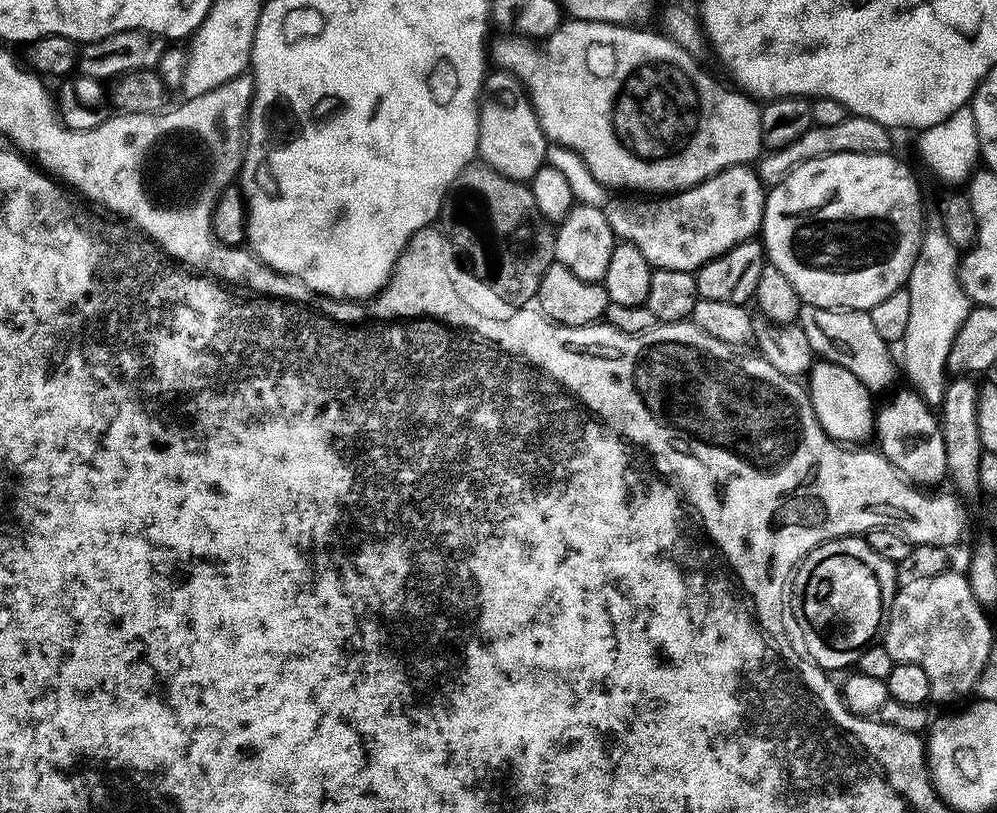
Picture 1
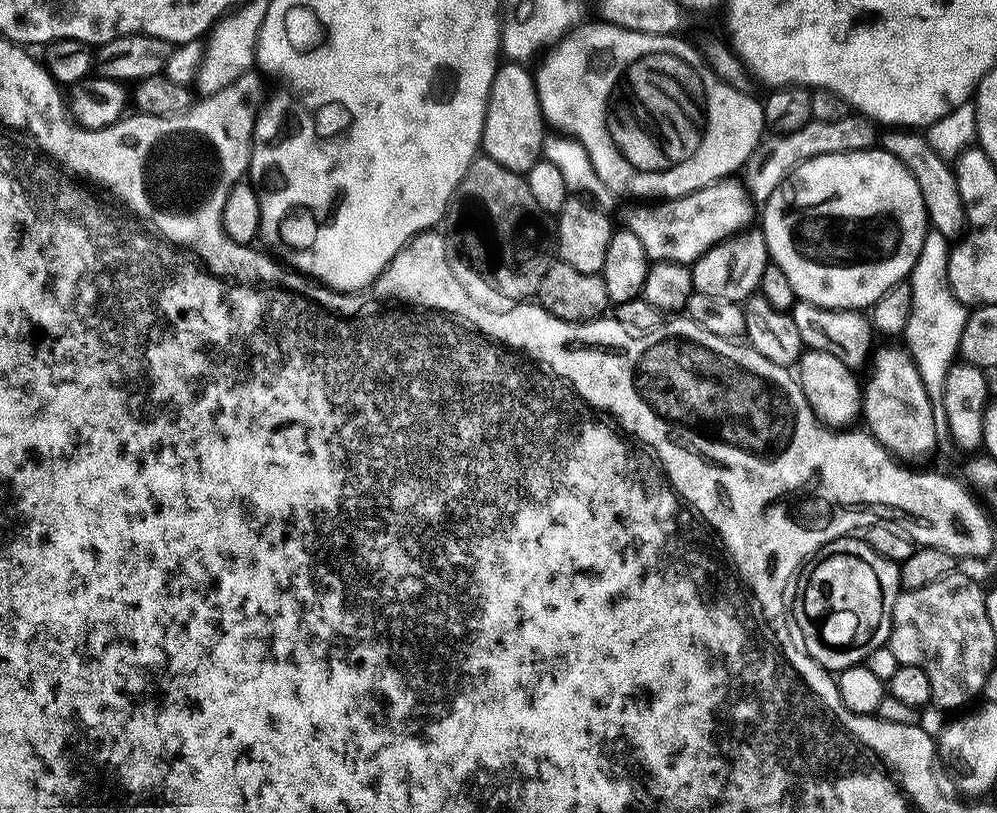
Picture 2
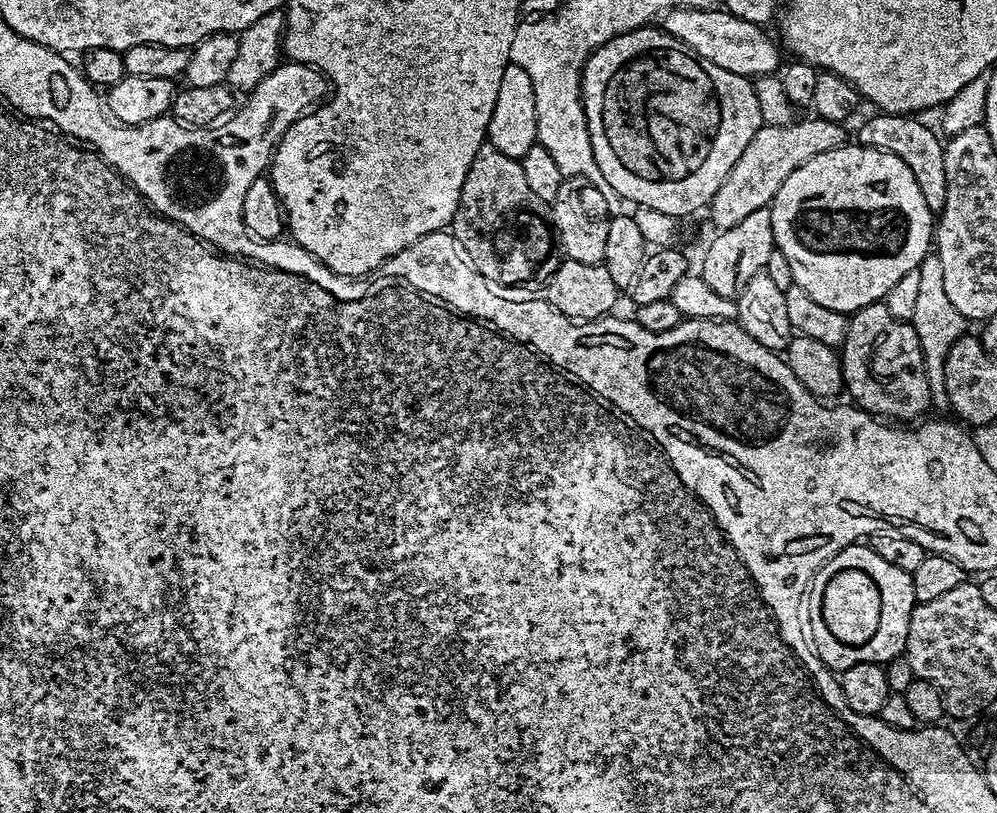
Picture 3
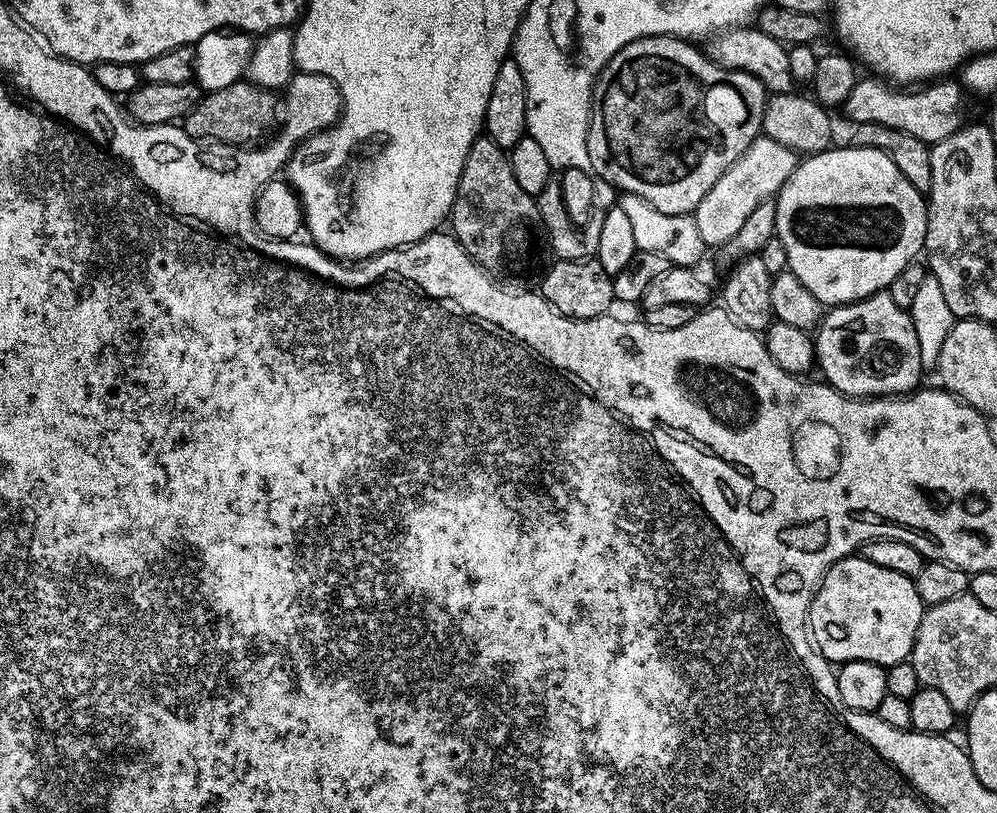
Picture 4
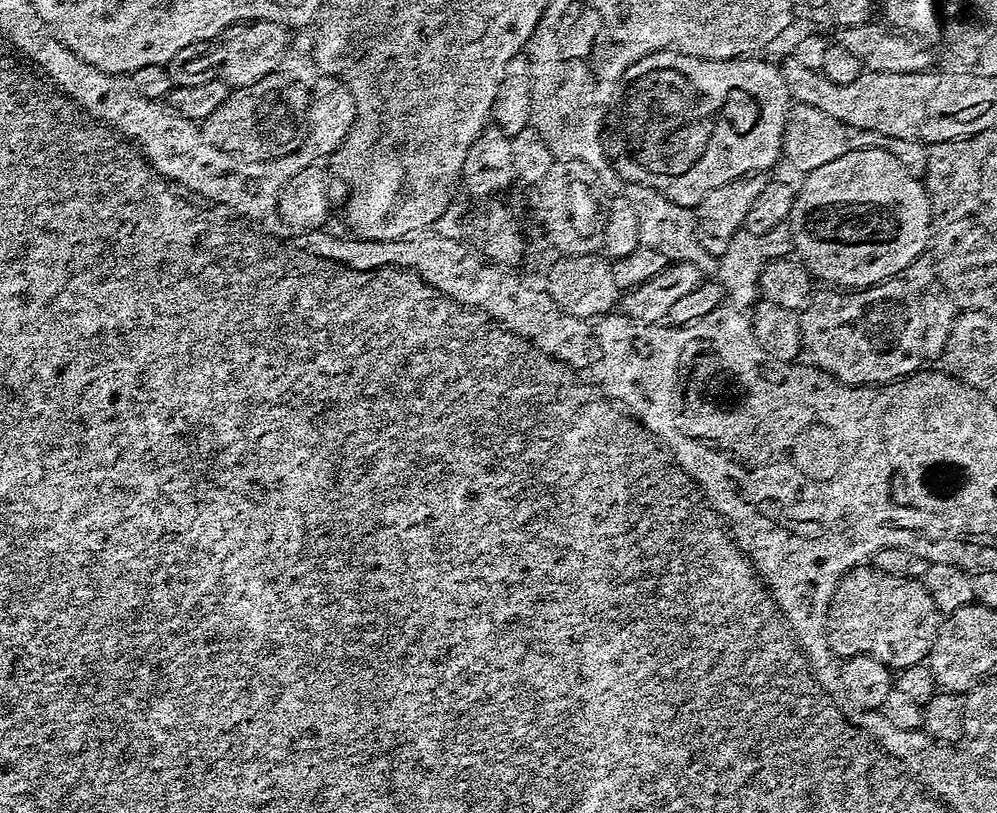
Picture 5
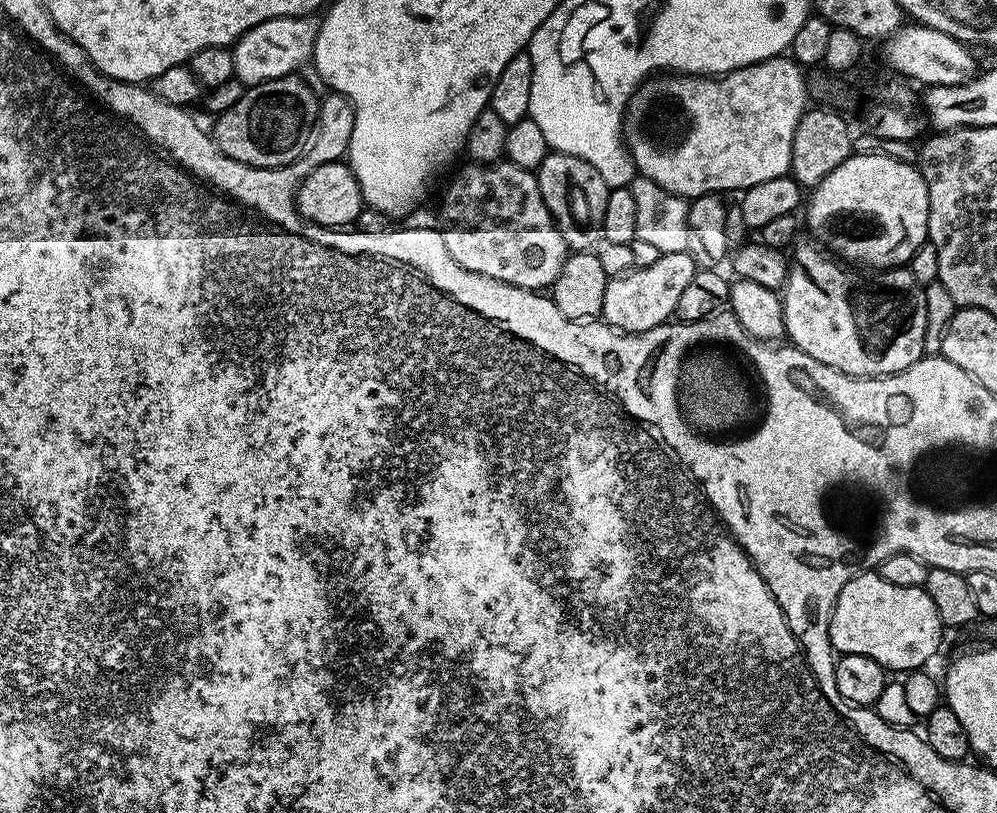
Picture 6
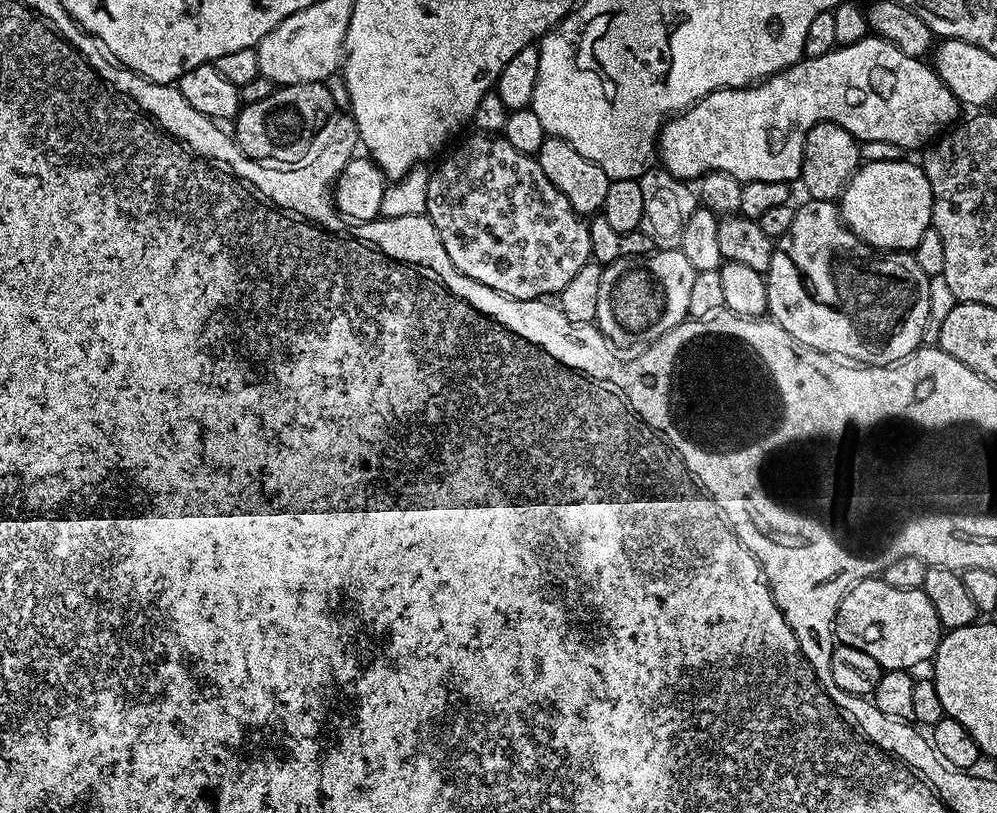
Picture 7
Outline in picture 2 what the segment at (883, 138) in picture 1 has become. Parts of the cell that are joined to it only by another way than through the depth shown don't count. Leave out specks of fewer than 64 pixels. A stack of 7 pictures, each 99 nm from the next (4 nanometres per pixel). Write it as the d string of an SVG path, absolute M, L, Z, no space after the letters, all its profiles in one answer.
M850 114L838 122L822 122L811 120L802 130L794 130L794 134L776 136L767 141L763 151L757 150L752 159L742 169L742 184L753 201L763 202L774 194L774 190L802 162L810 158L818 158L822 154L846 154L847 152L863 152L875 145L878 140L878 128L873 121L859 115Z

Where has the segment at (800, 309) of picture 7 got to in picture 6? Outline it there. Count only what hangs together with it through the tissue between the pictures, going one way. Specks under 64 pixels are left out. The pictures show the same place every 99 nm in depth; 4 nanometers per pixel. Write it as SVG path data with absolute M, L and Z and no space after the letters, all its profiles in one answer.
M800 242L795 245L788 265L788 280L782 289L784 331L787 339L792 339L789 340L791 347L851 376L893 376L895 372L905 372L914 366L914 362L918 362L926 352L924 339L928 315L925 285L914 278L911 267L888 266L883 270L857 270L845 266L831 255L824 256L825 249L812 244Z

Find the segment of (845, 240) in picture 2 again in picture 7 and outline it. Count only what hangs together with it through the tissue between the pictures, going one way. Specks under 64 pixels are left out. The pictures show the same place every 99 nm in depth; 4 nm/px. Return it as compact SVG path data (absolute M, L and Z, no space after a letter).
M911 159L895 160L894 162L864 162L856 169L856 173L848 179L844 193L840 195L838 207L844 225L859 240L871 248L886 252L903 252L914 250L922 239L922 234L932 223L932 191L923 167L919 163L911 164Z

